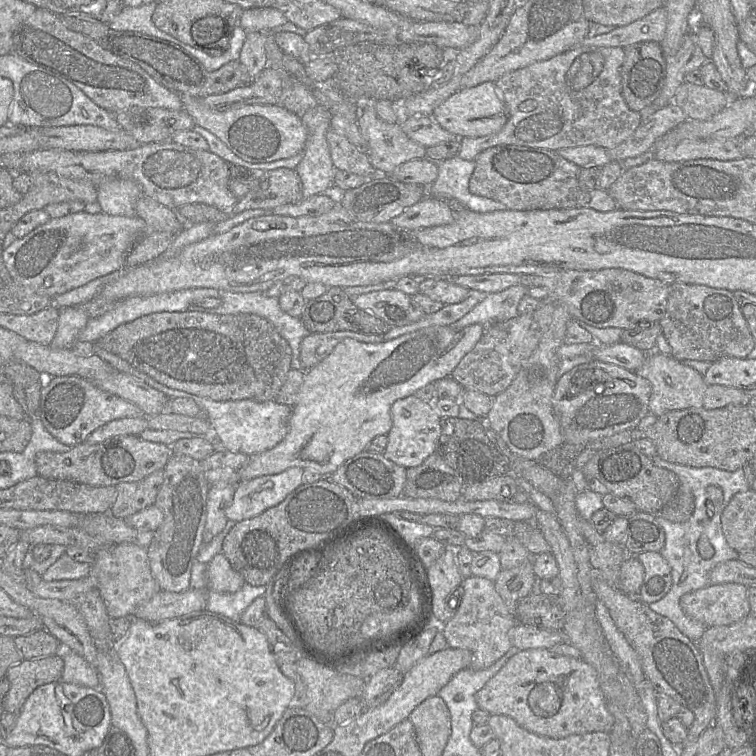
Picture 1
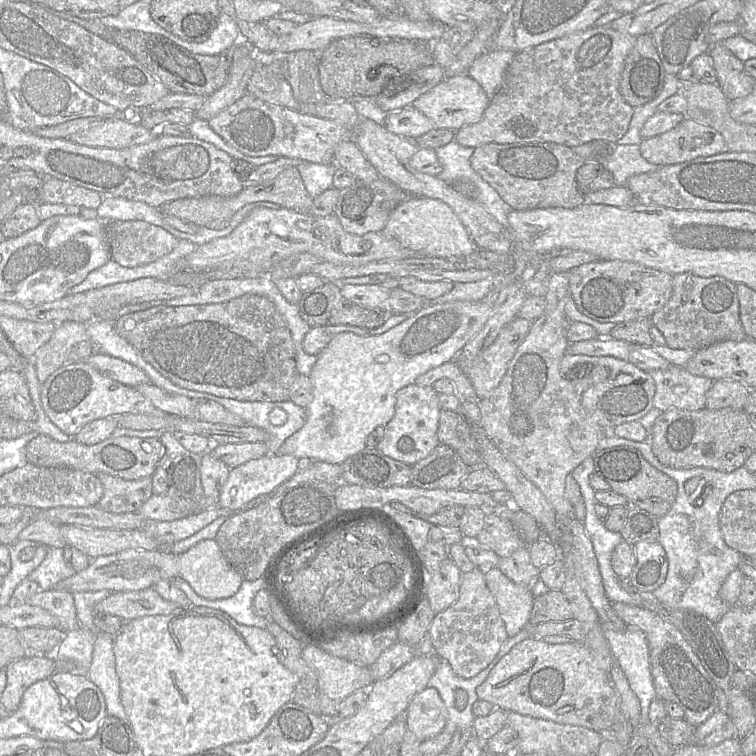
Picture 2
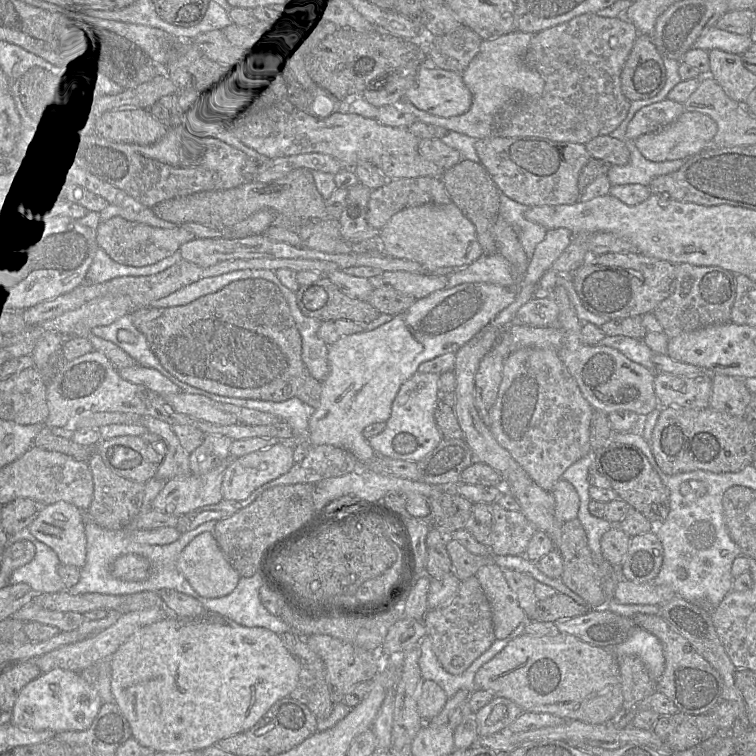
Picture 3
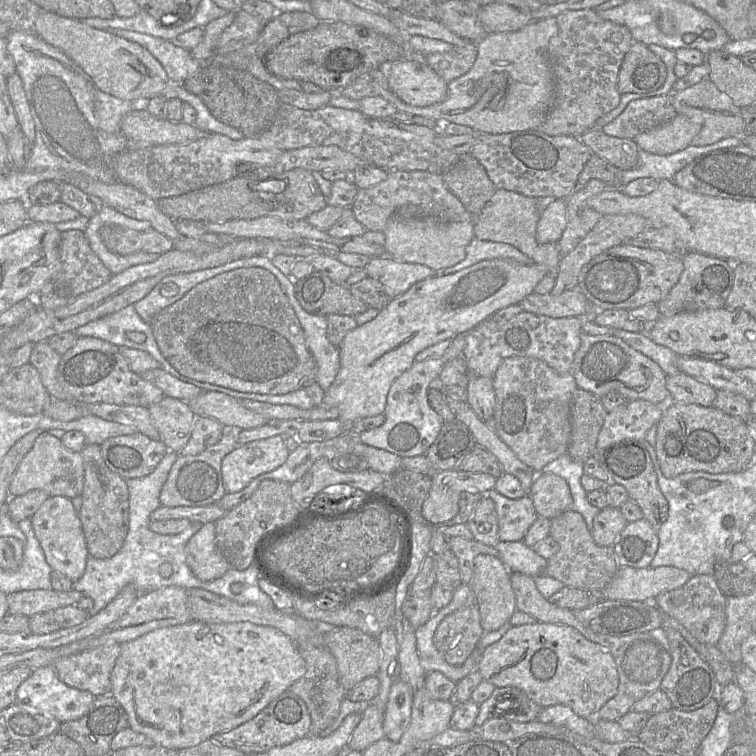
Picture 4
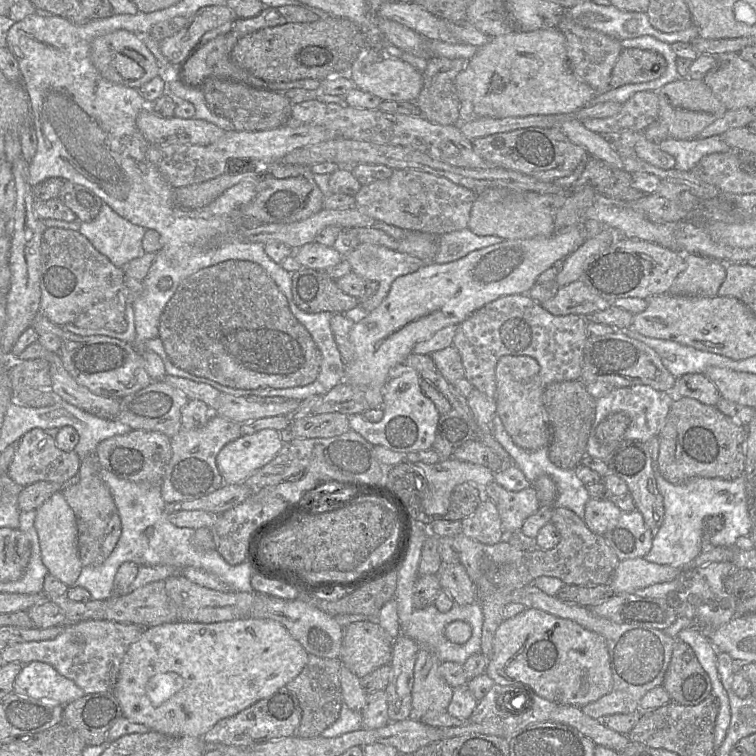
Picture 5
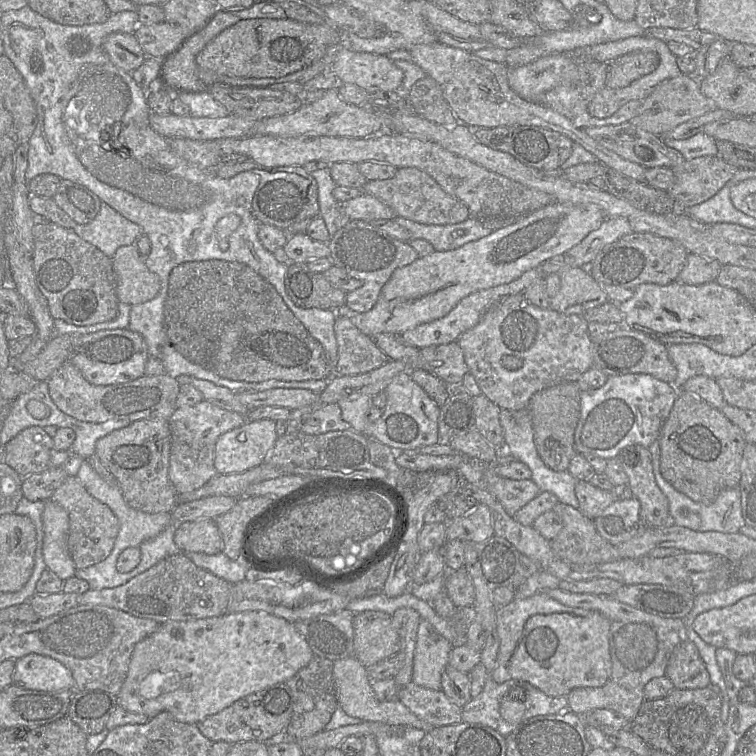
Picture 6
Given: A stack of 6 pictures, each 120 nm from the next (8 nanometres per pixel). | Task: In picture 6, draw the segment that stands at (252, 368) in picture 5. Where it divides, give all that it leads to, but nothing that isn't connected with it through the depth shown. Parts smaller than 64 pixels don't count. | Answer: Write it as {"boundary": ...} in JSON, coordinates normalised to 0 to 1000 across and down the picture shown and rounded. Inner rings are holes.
{"boundary":[[[279,343],[271,345],[242,347],[231,352],[224,365],[224,380],[217,405],[217,433],[221,443],[221,451],[243,474],[257,481],[280,488],[284,493],[295,500],[324,505],[348,505],[358,501],[374,504],[403,504],[437,500],[437,484],[434,481],[431,467],[426,455],[409,440],[403,431],[381,407],[364,380],[339,361],[335,356],[321,348]],[[304,426],[317,427],[323,434],[323,442],[306,475],[300,479],[294,479],[288,474],[288,446],[295,433]]]}

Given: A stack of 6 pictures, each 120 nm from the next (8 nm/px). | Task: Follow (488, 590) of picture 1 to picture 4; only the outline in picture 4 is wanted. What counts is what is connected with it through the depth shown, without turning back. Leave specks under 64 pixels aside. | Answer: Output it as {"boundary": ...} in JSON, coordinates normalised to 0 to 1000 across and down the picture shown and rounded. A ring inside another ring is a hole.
{"boundary":[[[627,798],[611,802],[585,820],[574,839],[574,852],[591,877],[610,881],[640,839],[634,804]]]}

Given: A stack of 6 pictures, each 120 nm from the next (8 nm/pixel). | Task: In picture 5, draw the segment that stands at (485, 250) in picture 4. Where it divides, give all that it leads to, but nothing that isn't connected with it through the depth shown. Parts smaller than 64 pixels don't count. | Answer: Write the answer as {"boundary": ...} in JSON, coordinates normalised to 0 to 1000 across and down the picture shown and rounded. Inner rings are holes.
{"boundary":[[[619,300],[598,307],[586,317],[585,335],[578,333],[574,347],[586,349],[606,344],[624,332],[663,320],[657,312],[632,312]]]}

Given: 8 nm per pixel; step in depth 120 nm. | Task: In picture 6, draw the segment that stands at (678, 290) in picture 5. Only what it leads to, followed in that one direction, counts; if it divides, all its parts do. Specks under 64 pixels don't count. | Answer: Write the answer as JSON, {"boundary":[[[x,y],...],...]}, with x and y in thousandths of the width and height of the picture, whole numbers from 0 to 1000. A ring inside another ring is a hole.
{"boundary":[[[910,335],[907,348],[893,372],[927,377],[946,372],[955,351],[946,343]]]}

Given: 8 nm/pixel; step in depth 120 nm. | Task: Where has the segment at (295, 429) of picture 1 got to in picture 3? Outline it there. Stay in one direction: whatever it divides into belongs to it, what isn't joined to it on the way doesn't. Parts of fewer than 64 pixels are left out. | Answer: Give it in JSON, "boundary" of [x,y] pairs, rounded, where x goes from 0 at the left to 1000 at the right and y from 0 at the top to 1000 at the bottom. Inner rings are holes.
{"boundary":[[[612,374],[550,396],[537,411],[495,437],[456,443],[434,456],[435,493],[425,505],[423,532],[409,554],[409,591],[439,589],[462,597],[475,612],[488,610],[497,599],[479,570],[489,561],[511,560],[530,509],[558,479],[603,467],[683,393],[684,374],[683,380]]]}

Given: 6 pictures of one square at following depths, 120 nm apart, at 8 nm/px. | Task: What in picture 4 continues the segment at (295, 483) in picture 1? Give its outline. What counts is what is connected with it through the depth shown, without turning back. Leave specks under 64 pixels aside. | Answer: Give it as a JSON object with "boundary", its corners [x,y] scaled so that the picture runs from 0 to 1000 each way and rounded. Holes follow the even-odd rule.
{"boundary":[[[370,575],[315,589],[292,611],[299,651],[320,648],[340,630],[370,618],[381,602],[382,597]]]}

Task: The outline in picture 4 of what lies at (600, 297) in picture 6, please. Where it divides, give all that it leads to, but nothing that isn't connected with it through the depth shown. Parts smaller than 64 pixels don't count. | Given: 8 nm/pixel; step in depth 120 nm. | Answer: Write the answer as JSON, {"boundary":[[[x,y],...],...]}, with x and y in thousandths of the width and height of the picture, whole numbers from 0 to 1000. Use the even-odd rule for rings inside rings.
{"boundary":[[[765,378],[738,392],[706,386],[685,403],[696,413],[730,421],[766,419],[783,410],[783,403]]]}

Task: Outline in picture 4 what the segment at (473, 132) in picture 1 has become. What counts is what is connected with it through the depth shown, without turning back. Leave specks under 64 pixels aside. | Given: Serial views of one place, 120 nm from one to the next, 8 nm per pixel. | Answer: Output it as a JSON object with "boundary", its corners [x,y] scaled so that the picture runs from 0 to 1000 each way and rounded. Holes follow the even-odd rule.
{"boundary":[[[529,78],[505,86],[520,123],[533,135],[554,142],[585,134],[593,110],[566,85]]]}

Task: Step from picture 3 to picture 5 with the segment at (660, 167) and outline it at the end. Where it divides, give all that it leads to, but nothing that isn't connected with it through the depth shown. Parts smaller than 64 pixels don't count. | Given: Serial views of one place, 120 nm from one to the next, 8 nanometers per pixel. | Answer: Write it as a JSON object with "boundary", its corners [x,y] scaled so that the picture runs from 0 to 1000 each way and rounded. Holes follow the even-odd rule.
{"boundary":[[[952,180],[899,185],[882,183],[872,189],[873,197],[893,210],[893,221],[901,226],[915,225],[923,214],[942,202],[962,201],[968,196]]]}

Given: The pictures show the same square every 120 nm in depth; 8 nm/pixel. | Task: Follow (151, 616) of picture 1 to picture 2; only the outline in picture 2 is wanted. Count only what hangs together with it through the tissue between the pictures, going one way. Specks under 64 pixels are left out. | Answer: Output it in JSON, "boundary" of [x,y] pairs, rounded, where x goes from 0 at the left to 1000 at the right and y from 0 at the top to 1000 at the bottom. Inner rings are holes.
{"boundary":[[[197,776],[181,782],[147,783],[126,802],[127,810],[138,810],[159,816],[164,823],[190,815],[224,813],[237,803]]]}

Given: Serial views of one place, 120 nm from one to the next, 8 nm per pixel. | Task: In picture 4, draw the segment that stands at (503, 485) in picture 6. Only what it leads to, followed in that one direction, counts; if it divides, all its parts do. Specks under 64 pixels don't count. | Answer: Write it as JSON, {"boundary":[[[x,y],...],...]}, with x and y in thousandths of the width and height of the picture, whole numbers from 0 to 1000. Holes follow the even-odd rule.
{"boundary":[[[655,647],[643,656],[655,667],[661,717],[692,716],[698,700],[712,685],[702,656],[696,653],[688,660],[673,660]]]}

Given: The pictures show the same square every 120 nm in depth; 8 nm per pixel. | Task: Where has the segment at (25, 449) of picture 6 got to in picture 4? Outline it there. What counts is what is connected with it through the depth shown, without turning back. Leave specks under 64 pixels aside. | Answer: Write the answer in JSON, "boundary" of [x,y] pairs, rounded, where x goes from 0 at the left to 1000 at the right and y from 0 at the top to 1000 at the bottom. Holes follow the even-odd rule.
{"boundary":[[[54,571],[41,594],[26,610],[11,646],[13,657],[53,647],[65,656],[106,657],[111,643],[111,615],[107,598],[89,594],[79,581]]]}

